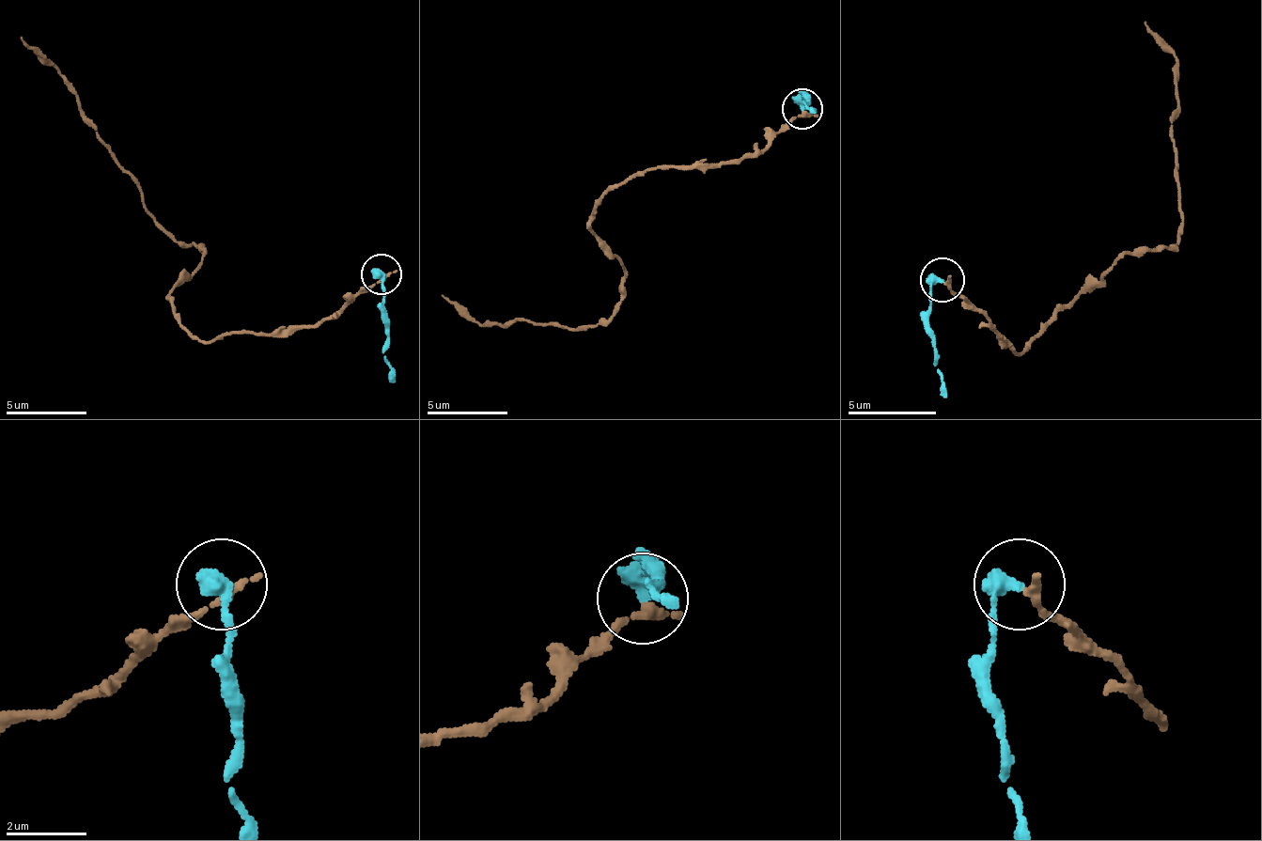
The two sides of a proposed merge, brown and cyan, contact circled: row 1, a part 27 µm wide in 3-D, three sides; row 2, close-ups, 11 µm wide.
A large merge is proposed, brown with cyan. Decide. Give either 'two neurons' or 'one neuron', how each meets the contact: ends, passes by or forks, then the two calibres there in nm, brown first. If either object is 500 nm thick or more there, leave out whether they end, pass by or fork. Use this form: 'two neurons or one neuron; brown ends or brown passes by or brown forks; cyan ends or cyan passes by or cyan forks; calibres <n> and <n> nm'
two neurons; brown ends; cyan ends; calibres 240 and 440 nm

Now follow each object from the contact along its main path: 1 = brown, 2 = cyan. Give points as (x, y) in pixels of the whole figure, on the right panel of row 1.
1: (942, 283), (987, 319), (1004, 345), (1022, 350), (1124, 252), (1168, 248), (1181, 221), (1177, 62), (1146, 23)
2: (942, 279), (929, 288), (929, 336), (939, 376), (947, 398)

